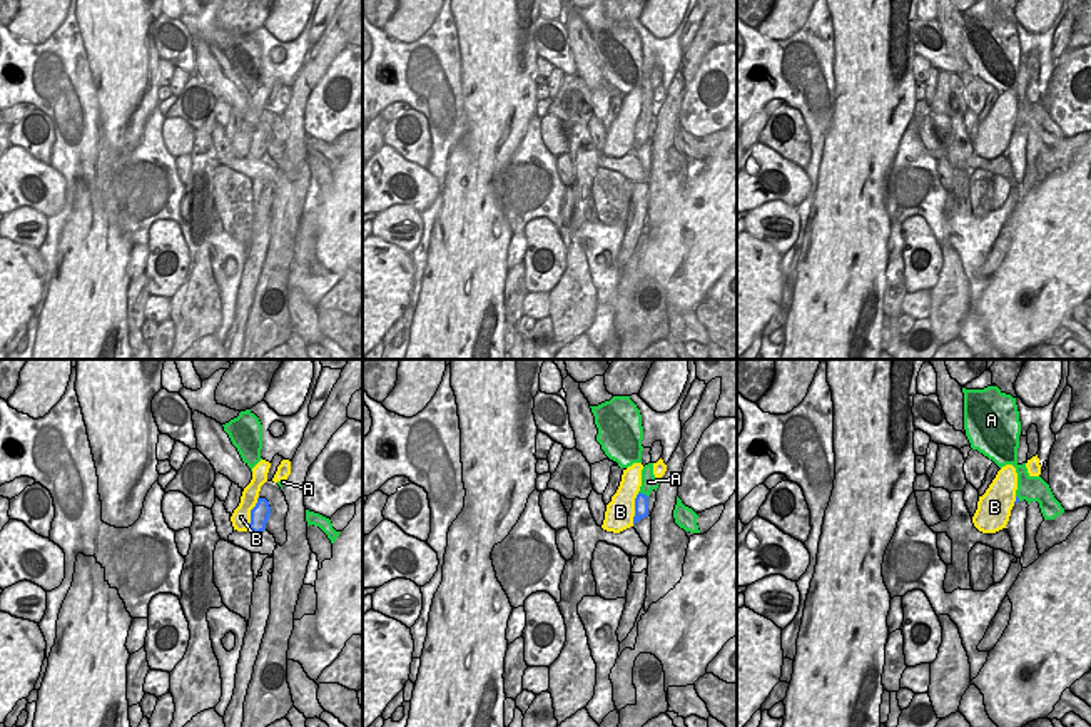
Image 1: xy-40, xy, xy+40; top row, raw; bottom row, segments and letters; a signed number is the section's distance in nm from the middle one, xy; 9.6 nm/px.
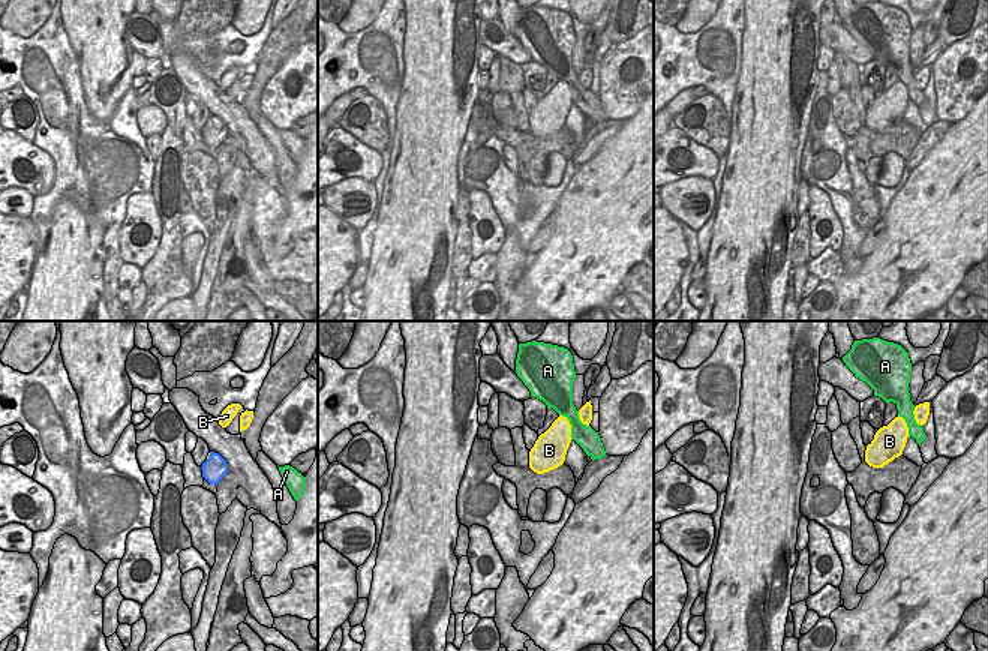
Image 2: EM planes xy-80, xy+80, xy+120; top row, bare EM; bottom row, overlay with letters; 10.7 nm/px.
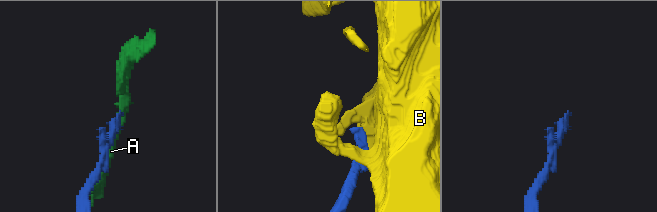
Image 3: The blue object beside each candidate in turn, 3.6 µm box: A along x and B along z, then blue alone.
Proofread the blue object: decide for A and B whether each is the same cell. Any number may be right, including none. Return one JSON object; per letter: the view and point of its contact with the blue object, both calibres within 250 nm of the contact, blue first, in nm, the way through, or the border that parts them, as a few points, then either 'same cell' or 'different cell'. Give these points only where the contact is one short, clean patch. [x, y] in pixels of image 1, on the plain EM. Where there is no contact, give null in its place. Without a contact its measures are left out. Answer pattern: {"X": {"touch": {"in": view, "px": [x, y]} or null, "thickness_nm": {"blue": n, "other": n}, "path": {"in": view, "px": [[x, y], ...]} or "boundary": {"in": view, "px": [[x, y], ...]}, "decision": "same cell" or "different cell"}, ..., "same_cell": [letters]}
{"A": {"touch": {"in": "xy", "px": [642, 119]}, "thickness_nm": {"blue": 130, "other": 160}, "boundary": {"in": "xy", "px": [[639, 117], [647, 122]]}, "decision": "different cell"}, "B": {"touch": {"in": "xy-40", "px": [251, 139]}, "thickness_nm": {"blue": 190, "other": 190}, "decision": "different cell"}, "same_cell": []}

